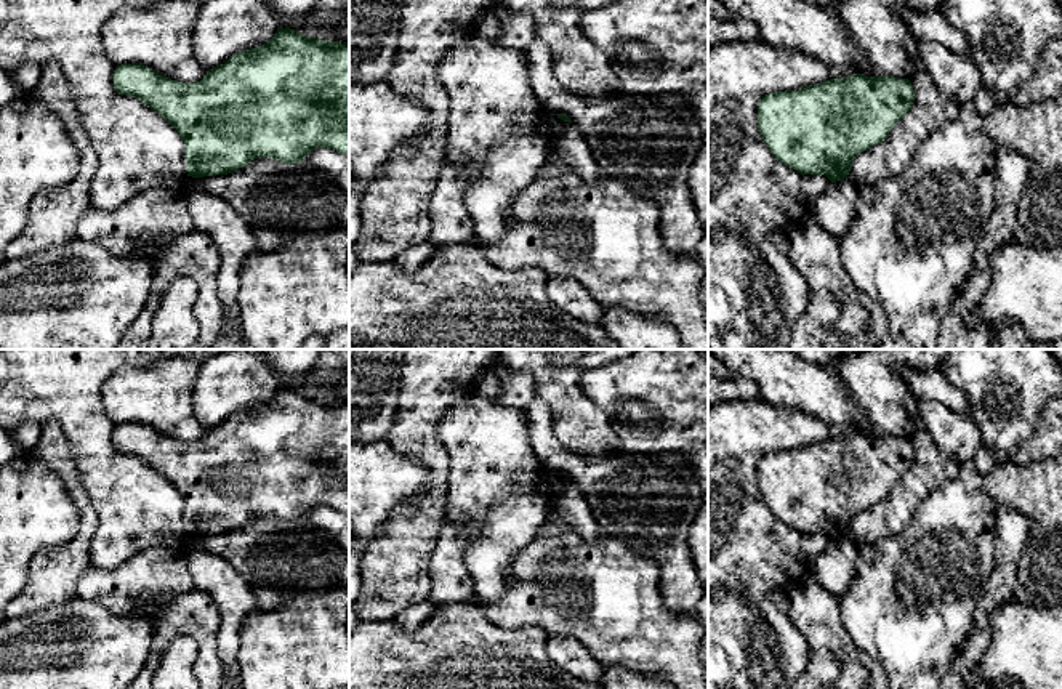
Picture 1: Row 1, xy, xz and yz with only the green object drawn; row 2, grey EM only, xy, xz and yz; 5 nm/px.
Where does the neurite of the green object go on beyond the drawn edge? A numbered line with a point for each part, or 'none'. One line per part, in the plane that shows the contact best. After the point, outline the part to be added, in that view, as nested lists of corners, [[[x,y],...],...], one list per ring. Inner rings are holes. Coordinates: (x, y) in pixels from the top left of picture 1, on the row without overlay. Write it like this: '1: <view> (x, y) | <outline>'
none

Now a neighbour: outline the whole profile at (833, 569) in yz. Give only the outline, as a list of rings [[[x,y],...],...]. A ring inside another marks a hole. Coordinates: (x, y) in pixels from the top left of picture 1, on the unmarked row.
[[[846,535],[830,542],[828,548],[814,558],[812,578],[830,594],[839,599],[851,586],[859,561],[859,546]]]

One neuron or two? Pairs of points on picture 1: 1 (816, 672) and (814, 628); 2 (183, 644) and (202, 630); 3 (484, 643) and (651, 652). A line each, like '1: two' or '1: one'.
1: one
2: two
3: two

